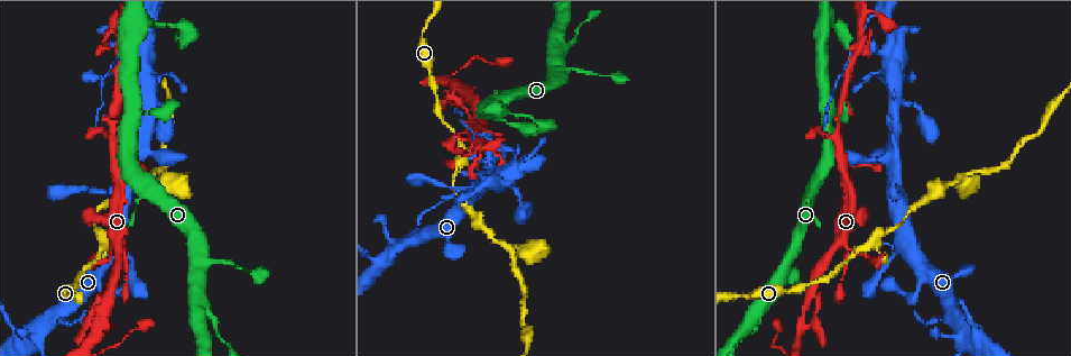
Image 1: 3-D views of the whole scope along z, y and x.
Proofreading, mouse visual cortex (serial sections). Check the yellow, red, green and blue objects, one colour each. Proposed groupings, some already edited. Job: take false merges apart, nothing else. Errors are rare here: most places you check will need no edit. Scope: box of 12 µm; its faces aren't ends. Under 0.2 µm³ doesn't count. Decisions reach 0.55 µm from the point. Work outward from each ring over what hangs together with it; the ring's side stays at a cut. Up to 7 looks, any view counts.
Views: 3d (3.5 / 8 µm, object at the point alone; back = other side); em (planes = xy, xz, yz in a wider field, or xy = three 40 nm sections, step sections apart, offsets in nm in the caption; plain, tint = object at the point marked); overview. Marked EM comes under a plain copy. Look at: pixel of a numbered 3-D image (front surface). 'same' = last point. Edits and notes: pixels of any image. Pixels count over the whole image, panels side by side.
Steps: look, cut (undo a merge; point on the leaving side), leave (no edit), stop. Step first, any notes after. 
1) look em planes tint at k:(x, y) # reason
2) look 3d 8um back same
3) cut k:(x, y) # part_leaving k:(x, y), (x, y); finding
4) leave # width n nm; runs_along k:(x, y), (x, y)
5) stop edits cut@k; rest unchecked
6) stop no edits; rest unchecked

look 3d 8um at 1:(504, 247) # a fork

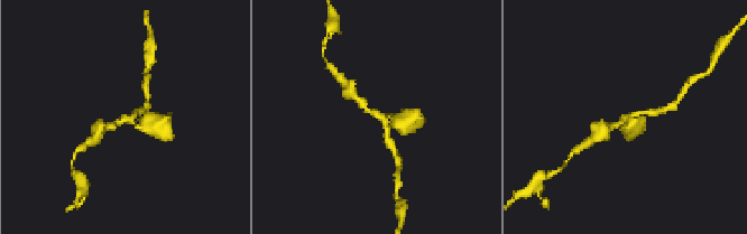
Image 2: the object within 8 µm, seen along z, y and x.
look 3d 3.5um at 2:(626, 119) # closer look

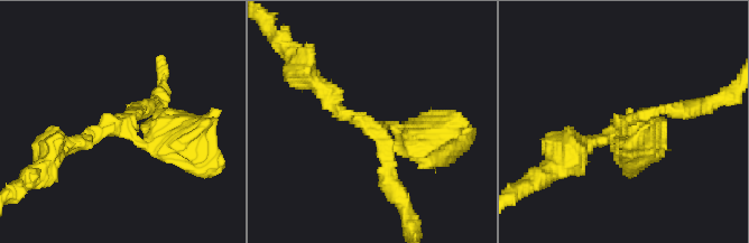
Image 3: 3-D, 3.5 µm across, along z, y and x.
look em xy step 5 tint at 3:(620, 125) # arms 3; arm_widths 200, 200, 350 nm; shape alone is not enough

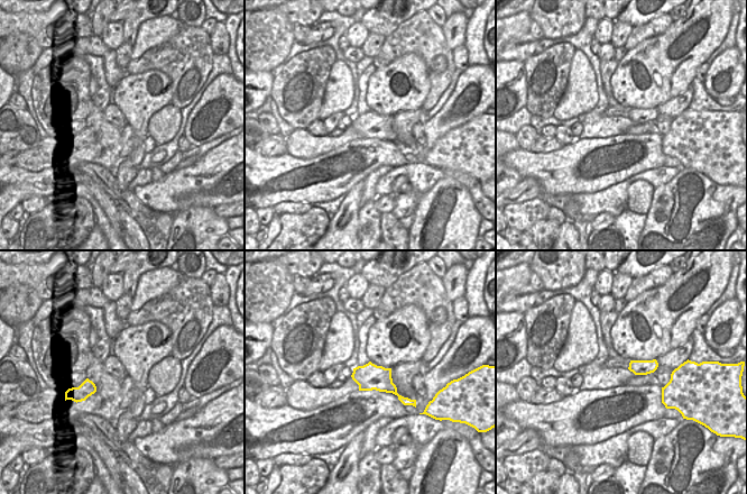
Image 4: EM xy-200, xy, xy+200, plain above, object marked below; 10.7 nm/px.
leave # runs_along 3:(311, 80), (345, 114), (434, 137); all the same cell

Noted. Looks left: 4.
look 3d 3.5um at 1:(560, 48) # branch point

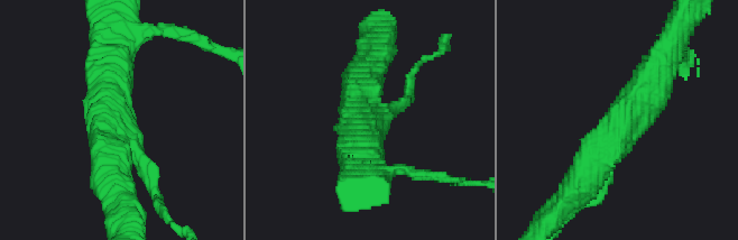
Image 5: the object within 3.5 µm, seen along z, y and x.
look em xy step 2 tint at 5:(370, 122) # arms 3; arm_widths 200, 500, 500 nm

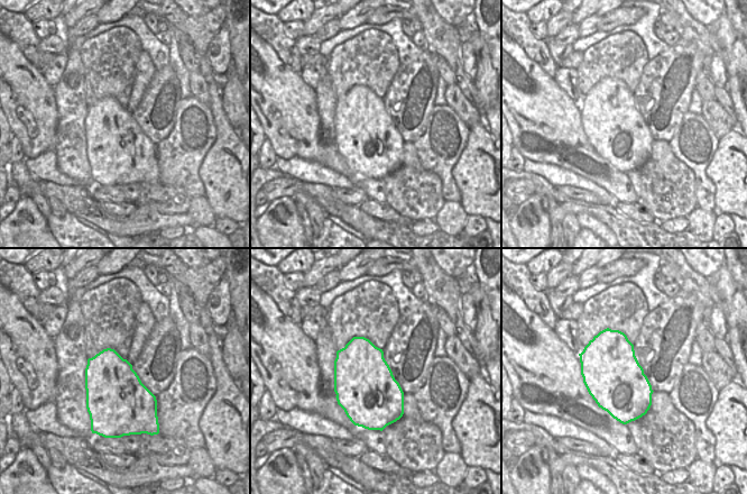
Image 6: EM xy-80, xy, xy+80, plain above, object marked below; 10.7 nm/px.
leave # runs_along 5:(661, 66), (574, 191); one cell here

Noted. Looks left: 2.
look 3d 8um at 1:(965, 330)

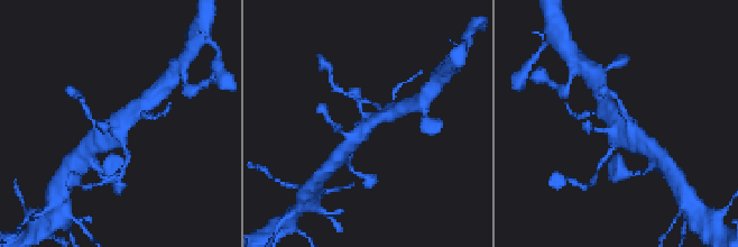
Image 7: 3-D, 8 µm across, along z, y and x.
look em xy step 3 tint at 7:(115, 124) # need the tissue

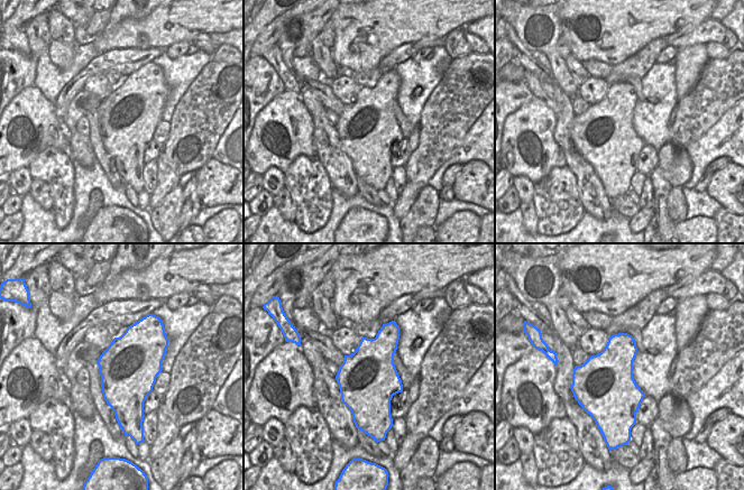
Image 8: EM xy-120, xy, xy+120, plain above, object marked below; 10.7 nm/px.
leave # runs_along 7:(140, 106), (98, 138); all the same cell

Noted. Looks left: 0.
stop no edits; rest unchecked

